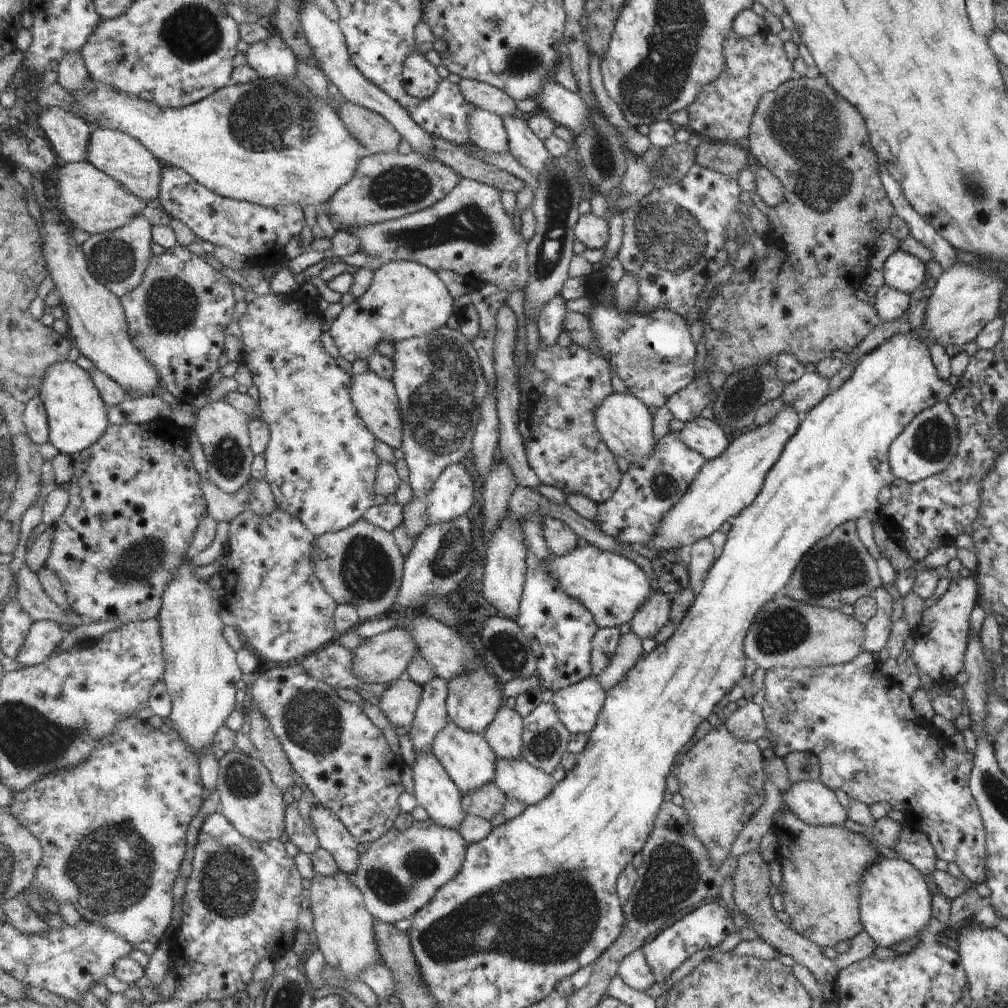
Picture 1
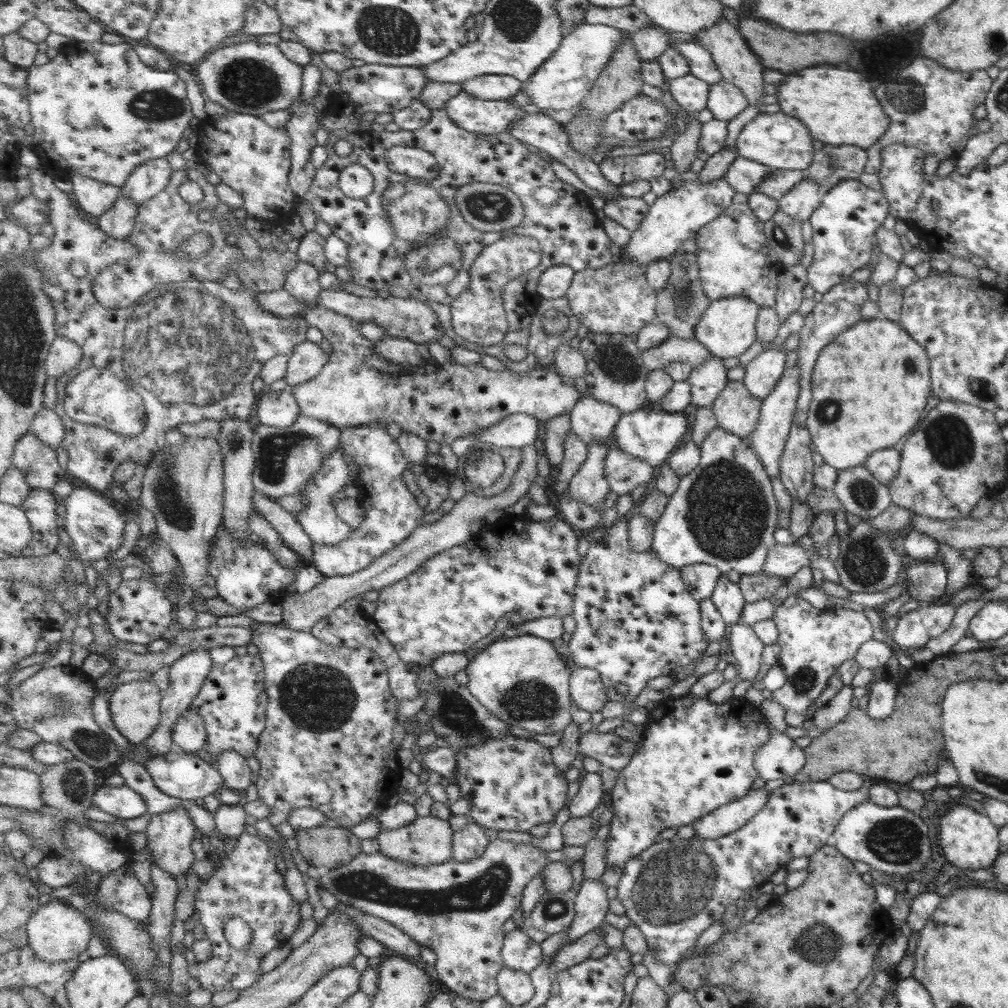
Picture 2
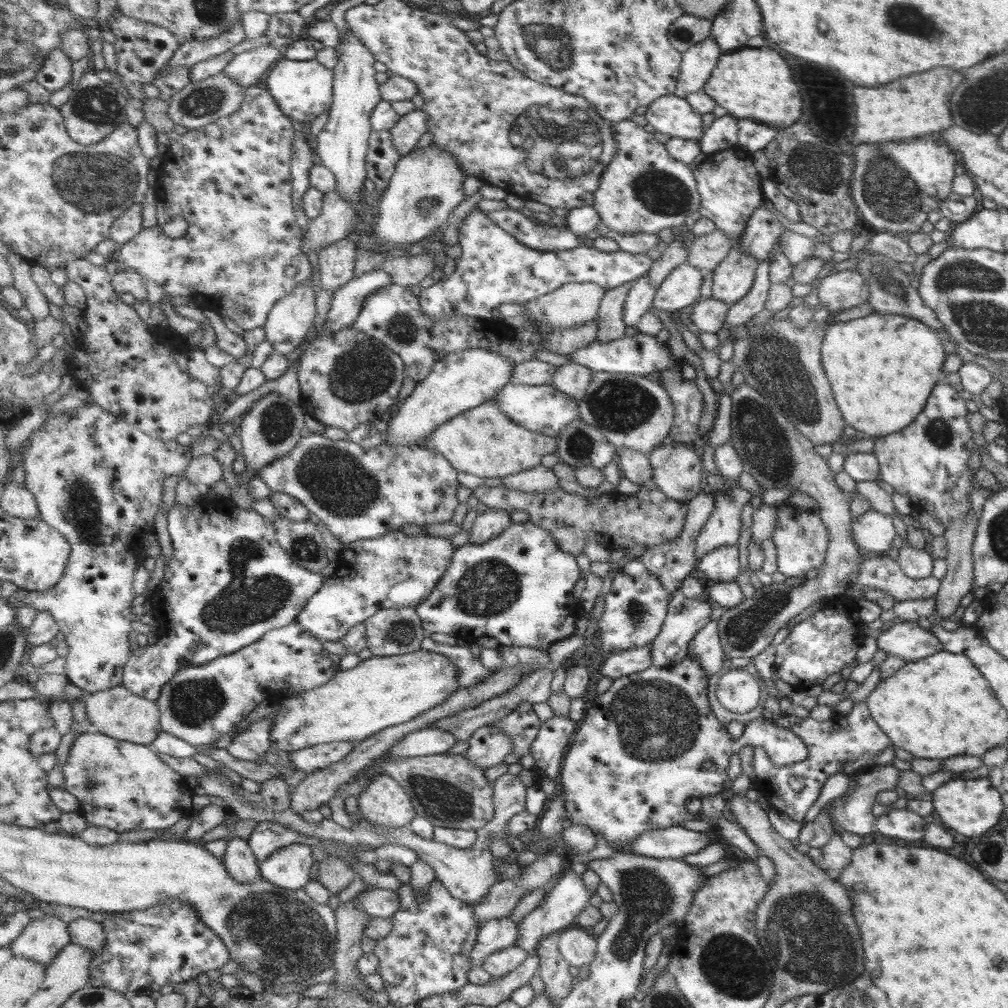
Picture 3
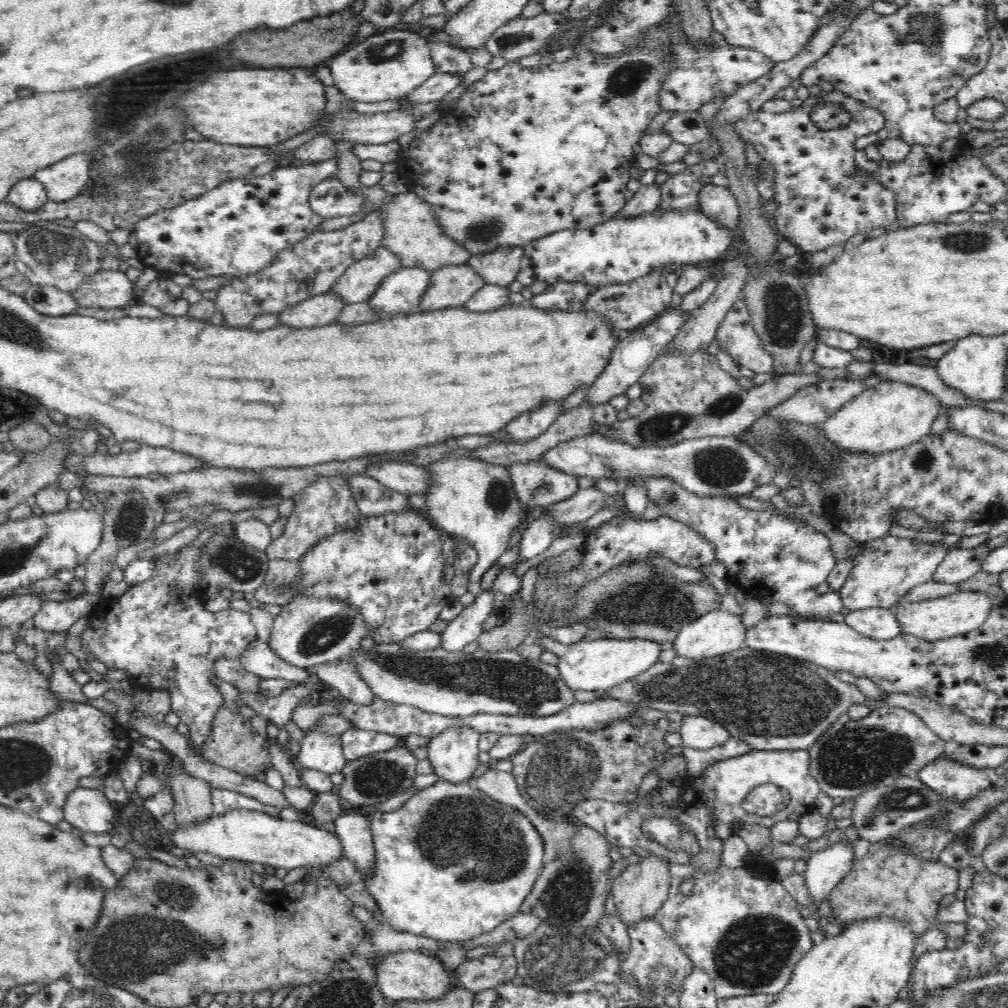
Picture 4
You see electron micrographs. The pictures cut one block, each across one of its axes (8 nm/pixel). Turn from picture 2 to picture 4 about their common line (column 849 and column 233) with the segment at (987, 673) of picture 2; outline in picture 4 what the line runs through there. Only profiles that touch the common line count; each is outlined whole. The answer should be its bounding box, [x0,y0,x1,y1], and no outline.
[198,702,268,777]

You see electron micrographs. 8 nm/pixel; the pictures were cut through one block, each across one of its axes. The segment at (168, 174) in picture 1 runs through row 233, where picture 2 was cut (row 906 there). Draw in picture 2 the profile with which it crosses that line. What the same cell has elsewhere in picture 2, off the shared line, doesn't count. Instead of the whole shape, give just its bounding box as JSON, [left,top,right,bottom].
[94,661,301,993]

